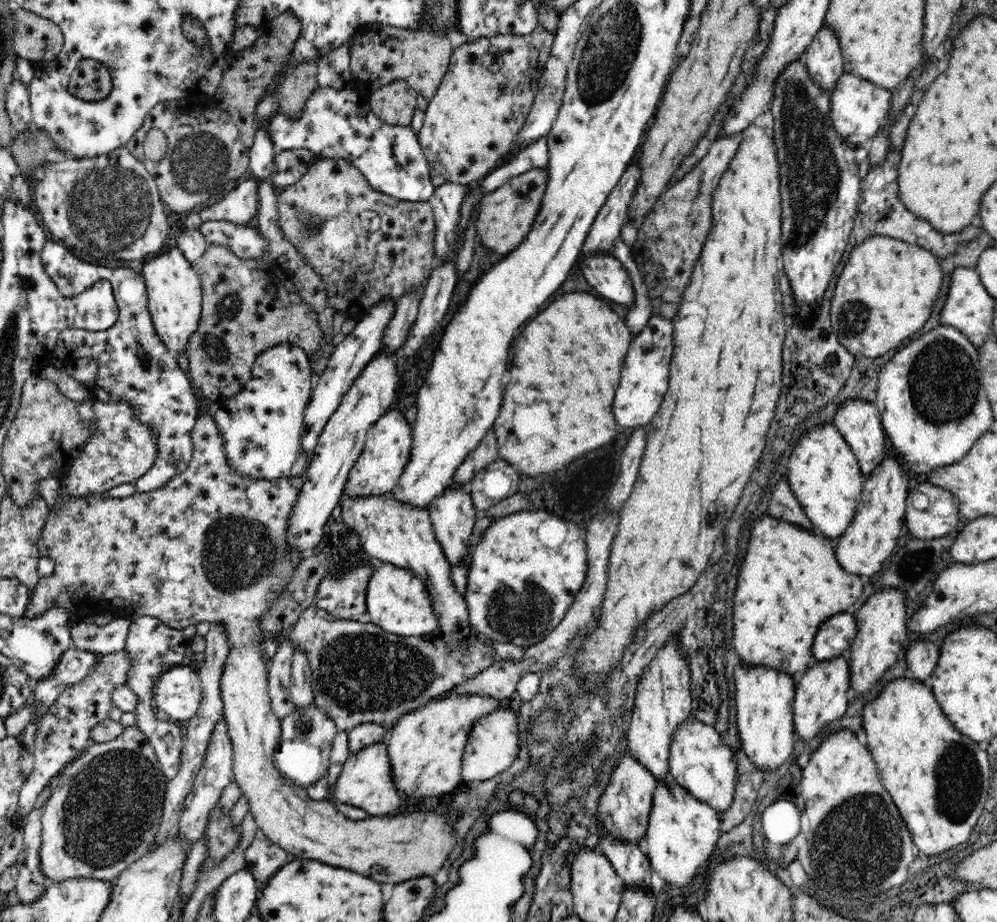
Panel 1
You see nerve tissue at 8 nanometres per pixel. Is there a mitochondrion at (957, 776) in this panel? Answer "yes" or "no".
yes

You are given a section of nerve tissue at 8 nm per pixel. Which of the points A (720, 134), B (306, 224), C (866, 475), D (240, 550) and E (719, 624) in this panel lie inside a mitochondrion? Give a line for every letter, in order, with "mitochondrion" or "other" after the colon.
A: other
B: mitochondrion
C: other
D: mitochondrion
E: other

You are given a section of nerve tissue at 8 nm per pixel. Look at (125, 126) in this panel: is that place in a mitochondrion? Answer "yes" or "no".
no

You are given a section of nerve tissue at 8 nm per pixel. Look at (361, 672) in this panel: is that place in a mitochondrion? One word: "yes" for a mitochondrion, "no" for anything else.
yes

